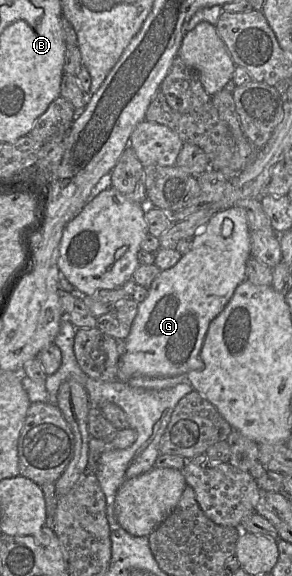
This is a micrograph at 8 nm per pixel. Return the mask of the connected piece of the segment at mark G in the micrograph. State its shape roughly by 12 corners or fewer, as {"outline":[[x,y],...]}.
{"outline":[[239,207],[215,213],[148,289],[117,379],[200,370],[246,280]]}

